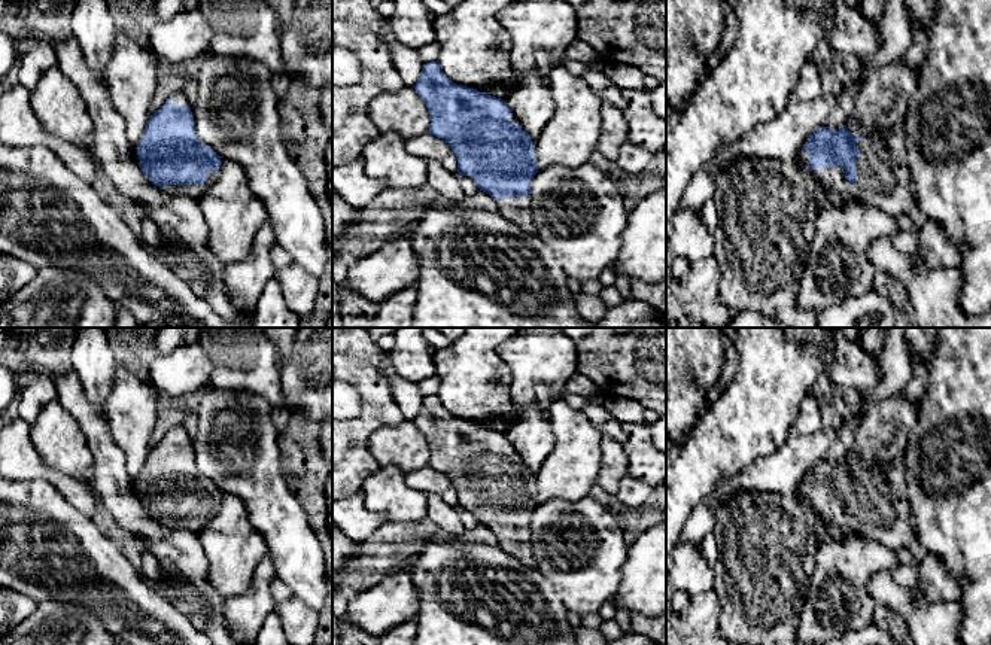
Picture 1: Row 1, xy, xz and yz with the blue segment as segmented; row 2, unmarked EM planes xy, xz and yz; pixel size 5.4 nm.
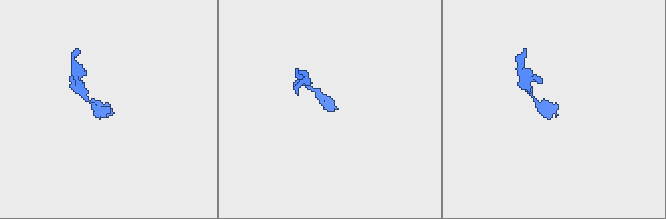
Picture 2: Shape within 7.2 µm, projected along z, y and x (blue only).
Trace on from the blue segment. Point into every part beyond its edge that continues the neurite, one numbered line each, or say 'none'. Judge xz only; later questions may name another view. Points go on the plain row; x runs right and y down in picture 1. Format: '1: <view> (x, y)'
1: xz (519, 544)

